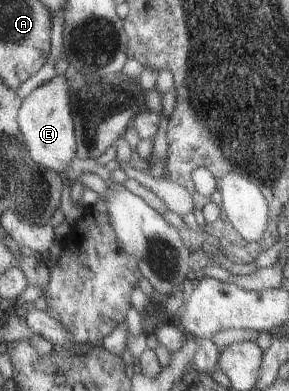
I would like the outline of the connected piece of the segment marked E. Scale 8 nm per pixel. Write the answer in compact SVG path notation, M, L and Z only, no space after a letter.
M69 73L55 75L53 79L35 87L27 97L21 100L16 115L17 127L24 139L27 155L37 165L57 173L65 172L69 167L69 161L75 158L75 140L69 109L68 75Z

